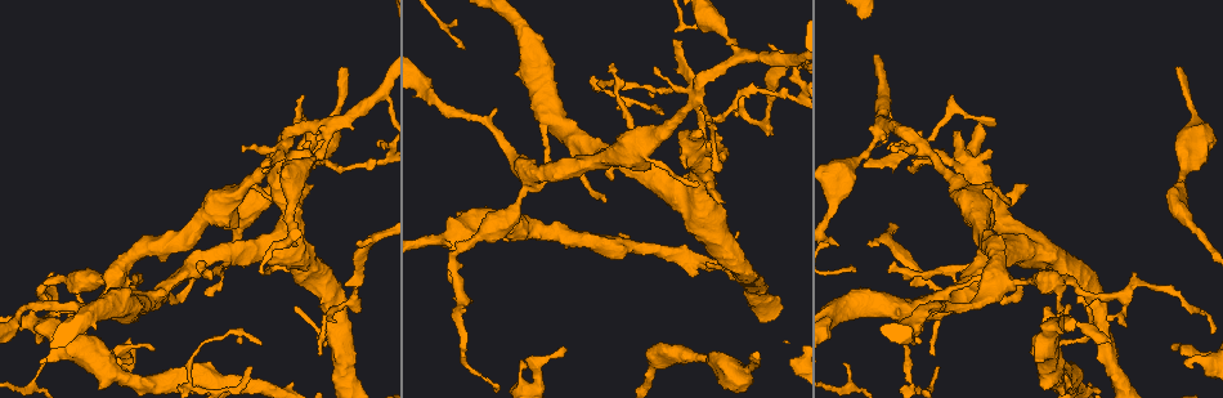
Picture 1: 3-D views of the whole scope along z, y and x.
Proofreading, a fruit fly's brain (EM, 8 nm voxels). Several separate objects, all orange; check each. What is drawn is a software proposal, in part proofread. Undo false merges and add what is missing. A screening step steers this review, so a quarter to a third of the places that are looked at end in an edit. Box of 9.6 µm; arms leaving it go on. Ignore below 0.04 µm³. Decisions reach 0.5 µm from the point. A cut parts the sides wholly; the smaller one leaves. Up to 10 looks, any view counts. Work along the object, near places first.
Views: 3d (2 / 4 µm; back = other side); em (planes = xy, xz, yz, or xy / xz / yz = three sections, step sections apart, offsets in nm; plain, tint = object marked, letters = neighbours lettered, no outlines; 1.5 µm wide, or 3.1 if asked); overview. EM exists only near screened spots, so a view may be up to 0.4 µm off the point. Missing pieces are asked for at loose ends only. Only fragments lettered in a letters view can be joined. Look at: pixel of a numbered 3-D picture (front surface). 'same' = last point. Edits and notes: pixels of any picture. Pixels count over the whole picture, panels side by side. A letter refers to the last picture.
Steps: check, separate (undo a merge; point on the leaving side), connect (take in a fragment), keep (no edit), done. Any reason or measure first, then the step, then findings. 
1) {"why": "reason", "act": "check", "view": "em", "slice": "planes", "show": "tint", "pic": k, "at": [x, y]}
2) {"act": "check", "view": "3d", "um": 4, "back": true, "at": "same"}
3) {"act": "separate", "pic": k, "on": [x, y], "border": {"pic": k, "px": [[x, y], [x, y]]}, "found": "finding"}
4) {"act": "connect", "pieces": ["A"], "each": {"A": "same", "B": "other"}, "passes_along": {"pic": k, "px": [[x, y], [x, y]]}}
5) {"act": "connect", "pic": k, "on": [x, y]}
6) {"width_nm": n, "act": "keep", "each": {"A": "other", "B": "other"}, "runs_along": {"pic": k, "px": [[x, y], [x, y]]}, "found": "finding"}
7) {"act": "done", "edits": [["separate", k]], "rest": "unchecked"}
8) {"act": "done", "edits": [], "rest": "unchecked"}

{"act": "check", "view": "em", "slice": "yz", "step": 8, "show": "tint", "pic": 1, "at": [866, 166]}

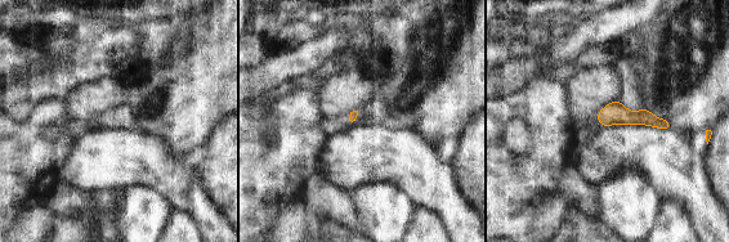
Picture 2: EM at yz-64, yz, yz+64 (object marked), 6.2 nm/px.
{"why": "another direction", "act": "check", "view": "em", "slice": "planes", "show": "letters", "at": "same"}

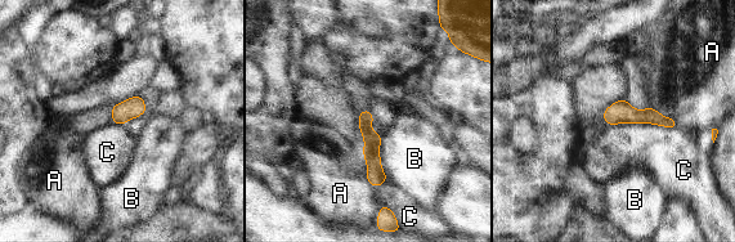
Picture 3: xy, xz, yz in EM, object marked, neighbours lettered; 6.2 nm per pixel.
{"longest_contact_nm": ["C", 320], "act": "keep", "each": {"A": "other", "B": "other", "C": "other"}, "found": "none of them fits"}

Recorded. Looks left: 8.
{"act": "check", "view": "em", "slice": "planes", "show": "tint", "pic": 1, "at": [317, 353]}

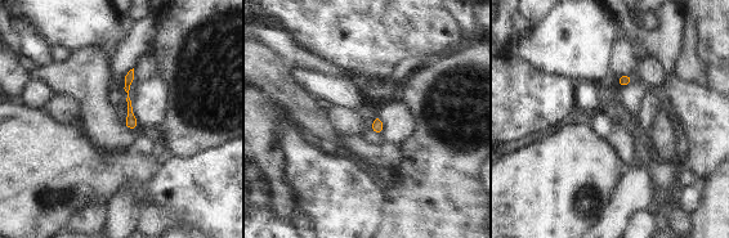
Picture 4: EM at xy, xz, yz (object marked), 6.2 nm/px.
{"act": "check", "view": "em", "slice": "planes", "show": "letters", "at": "same"}

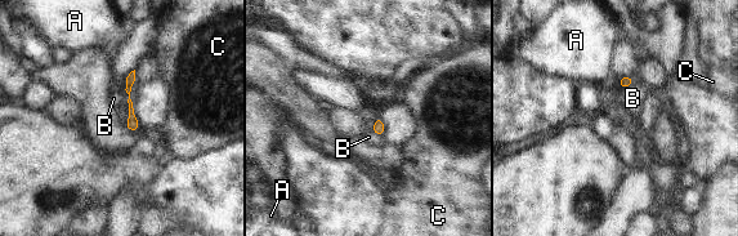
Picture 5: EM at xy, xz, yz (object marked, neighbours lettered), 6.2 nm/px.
{"act": "keep", "each": {"A": "other", "B": "other", "C": "other"}, "runs_along": {"pic": 5, "px": [[132, 76], [129, 102], [134, 127]]}, "found": "no lettered fragment goes on from it"}

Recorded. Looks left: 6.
{"why": "an open end", "act": "check", "view": "3d", "um": 4, "pic": 1, "at": [519, 365]}

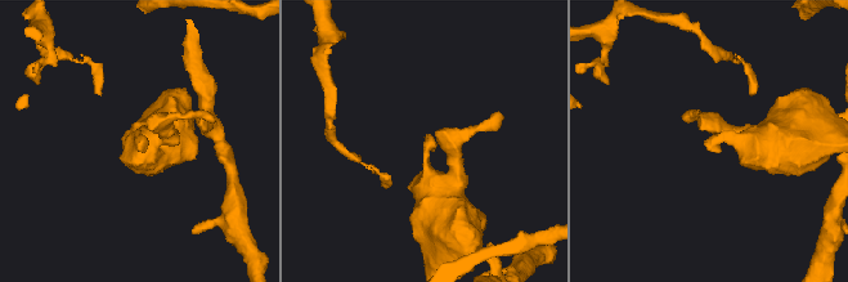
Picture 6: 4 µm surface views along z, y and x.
{"act": "check", "view": "em", "slice": "xz", "step": 8, "show": "letters", "pic": 6, "at": [430, 141]}

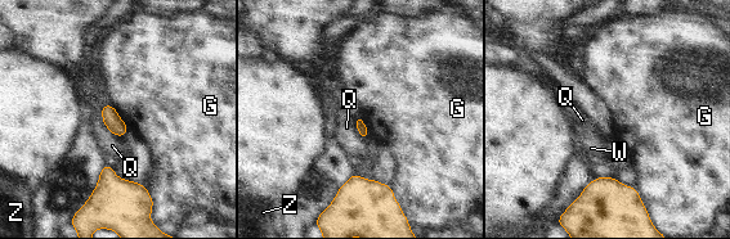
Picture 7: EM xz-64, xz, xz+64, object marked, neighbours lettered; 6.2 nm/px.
{"act": "check", "view": "em", "slice": "yz", "step": 8, "show": "letters", "at": "same"}

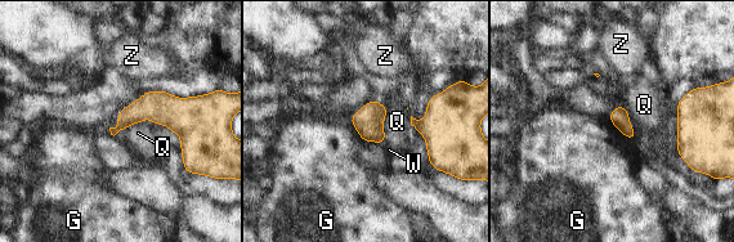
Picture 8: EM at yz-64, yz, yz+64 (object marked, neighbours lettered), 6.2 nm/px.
{"act": "keep", "each": {"G": "other", "Q": "other", "W": "other", "Z": "other"}, "found": "no lettered fragment goes on from it"}

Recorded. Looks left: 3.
{"why": "an open end", "act": "check", "view": "em", "slice": "planes", "show": "plain", "pic": 1, "at": [1174, 68]}

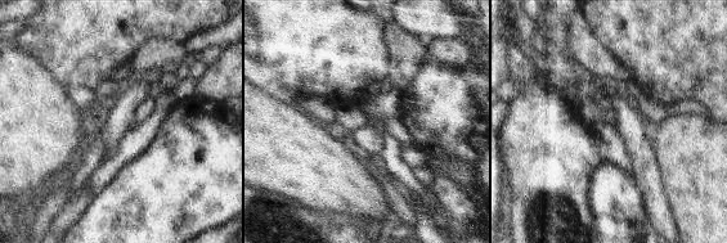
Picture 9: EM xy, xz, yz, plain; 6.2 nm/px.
{"act": "check", "view": "em", "slice": "planes", "show": "letters", "at": "same"}

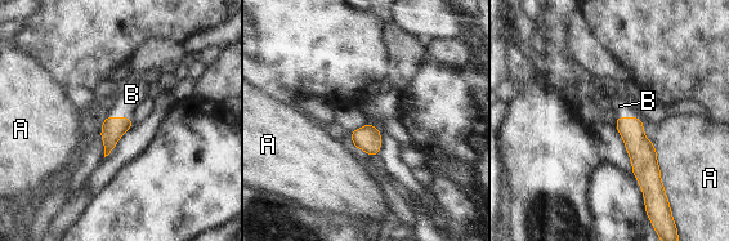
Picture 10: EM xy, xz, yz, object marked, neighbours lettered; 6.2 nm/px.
{"width_nm": 140, "act": "connect", "pieces": ["B"], "each": {"A": "other", "B": "same"}, "passes_along": {"pic": 10, "px": [[113, 128], [120, 117], [132, 94]]}, "found": "it goes on there"}

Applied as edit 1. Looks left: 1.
{"act": "done", "edits": [["connect", 10]], "rest": "unchecked"}

